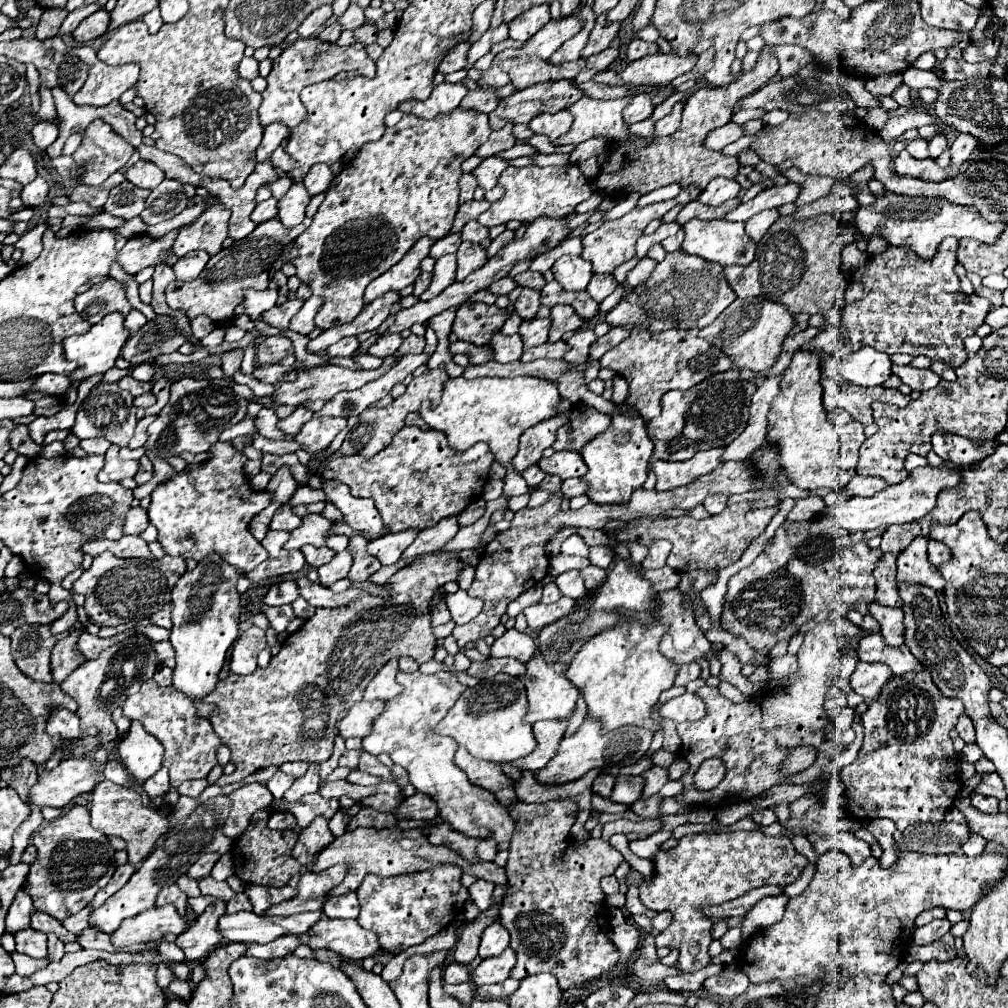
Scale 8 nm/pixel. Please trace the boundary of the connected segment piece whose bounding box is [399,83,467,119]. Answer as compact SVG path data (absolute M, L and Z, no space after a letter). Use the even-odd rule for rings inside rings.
M439 83L433 87L433 93L425 101L403 101L399 109L403 113L415 113L421 119L433 119L437 113L455 111L461 99L467 95L463 83Z

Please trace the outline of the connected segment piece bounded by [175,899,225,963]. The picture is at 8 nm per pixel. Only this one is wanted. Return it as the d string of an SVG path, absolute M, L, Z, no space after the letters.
M217 899L213 905L209 905L209 909L205 909L203 915L199 915L195 925L191 925L177 937L175 943L183 949L187 961L191 963L201 961L223 943L221 931L217 929L217 921L223 913L225 913L225 901Z

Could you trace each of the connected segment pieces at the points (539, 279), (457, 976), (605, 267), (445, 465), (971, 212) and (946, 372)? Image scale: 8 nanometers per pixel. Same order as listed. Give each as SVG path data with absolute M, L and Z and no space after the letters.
M523 271L523 273L519 273L519 275L515 275L513 277L513 281L519 285L519 287L531 287L531 289L543 289L543 285L545 285L545 279L543 279L543 275L541 273L537 273L537 271Z
M449 963L445 967L443 979L445 979L445 983L463 983L463 981L469 979L469 971L459 963Z
M691 185L689 189L681 189L681 193L671 201L661 201L661 203L653 203L653 205L647 205L647 207L641 207L641 209L633 209L627 215L623 215L623 217L619 217L615 221L601 223L599 229L595 229L595 231L591 231L589 235L583 237L583 253L581 253L581 257L593 265L593 273L613 273L615 267L619 267L621 263L631 261L635 257L635 243L637 243L637 239L643 235L645 227L653 219L663 217L671 207L675 207L679 203L695 201L699 197L699 193L701 191Z
M403 427L375 457L333 457L323 465L321 475L323 479L349 485L353 497L373 499L385 527L391 533L399 533L407 529L427 529L437 525L443 517L459 515L469 503L481 497L493 461L495 457L483 441L467 451L455 451L441 431Z
M885 191L885 195L877 197L873 205L859 207L855 211L855 227L865 239L883 237L893 247L913 249L921 259L929 259L933 257L935 249L945 237L957 237L957 239L973 237L977 241L983 241L983 235L989 235L989 243L993 243L1003 231L1005 223L1001 221L989 223L981 219L981 215L975 209L953 205L943 199L905 197L905 195L895 195L895 193Z
M934 361L931 363L930 369L942 377L942 380L953 382L957 378L954 369L945 362Z

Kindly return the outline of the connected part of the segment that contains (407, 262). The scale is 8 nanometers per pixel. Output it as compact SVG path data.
M421 237L409 249L409 253L397 265L393 265L393 269L389 269L389 273L383 273L381 277L377 277L377 281L373 281L369 285L369 289L365 289L365 303L371 303L373 299L377 299L379 295L383 295L387 291L397 291L407 285L413 285L417 279L417 273L419 273L419 263L429 255L429 247L433 243L435 243L435 239Z

